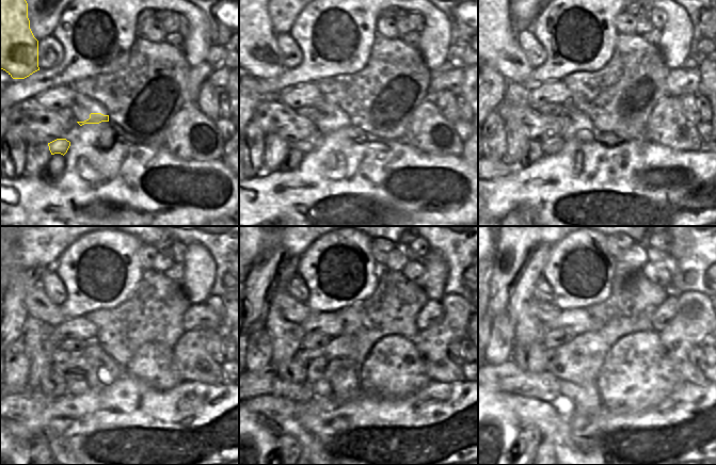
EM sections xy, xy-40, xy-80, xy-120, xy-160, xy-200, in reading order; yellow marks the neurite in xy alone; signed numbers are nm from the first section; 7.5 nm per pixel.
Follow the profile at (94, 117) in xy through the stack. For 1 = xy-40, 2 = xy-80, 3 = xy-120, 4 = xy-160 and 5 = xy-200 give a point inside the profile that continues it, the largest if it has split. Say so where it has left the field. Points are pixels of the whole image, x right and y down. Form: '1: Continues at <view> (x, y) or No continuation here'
1: Continues at xy-40 (334, 122)
2: Continues at xy-80 (576, 122)
3: Continues at xy-120 (98, 377)
4: Continues at xy-160 (344, 384)
5: Continues at xy-200 (585, 398).

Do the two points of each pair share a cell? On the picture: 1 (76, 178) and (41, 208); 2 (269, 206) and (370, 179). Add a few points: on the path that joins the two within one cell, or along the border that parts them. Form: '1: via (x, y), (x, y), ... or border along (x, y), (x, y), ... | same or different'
1: via (67, 187), (49, 203) | same
2: via (295, 201), (316, 201), (329, 194), (345, 192) | same

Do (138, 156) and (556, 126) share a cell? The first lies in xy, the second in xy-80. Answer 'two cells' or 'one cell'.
two cells

